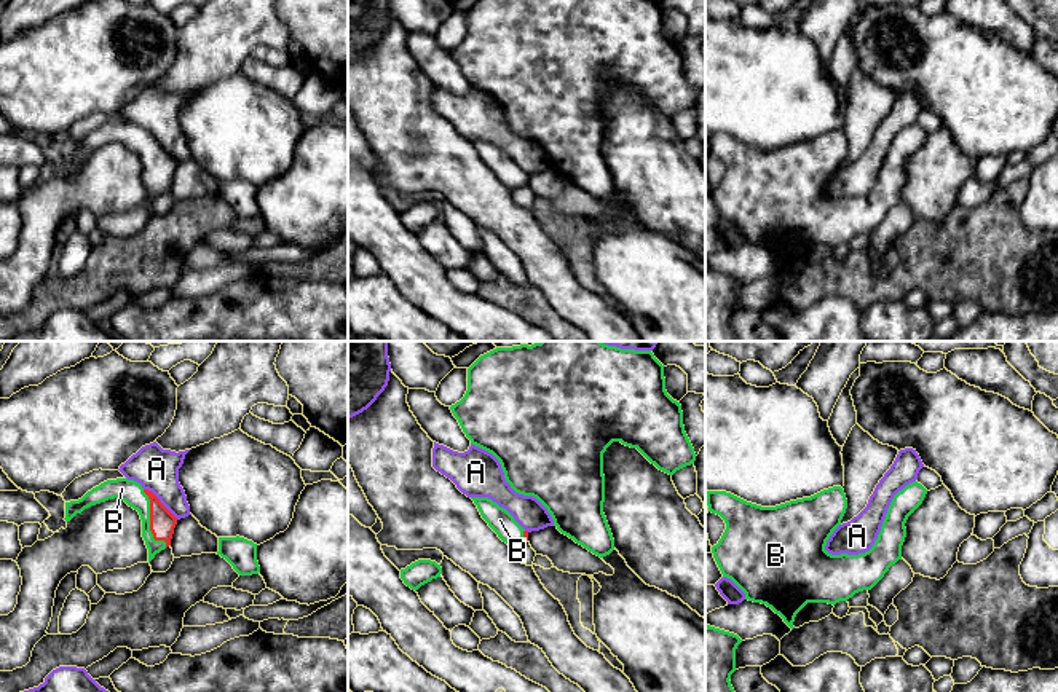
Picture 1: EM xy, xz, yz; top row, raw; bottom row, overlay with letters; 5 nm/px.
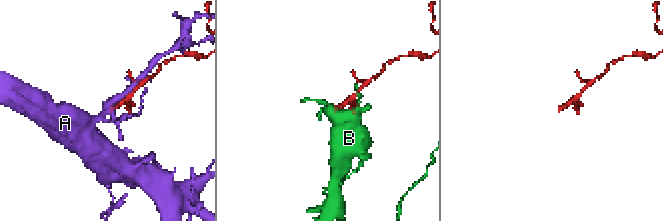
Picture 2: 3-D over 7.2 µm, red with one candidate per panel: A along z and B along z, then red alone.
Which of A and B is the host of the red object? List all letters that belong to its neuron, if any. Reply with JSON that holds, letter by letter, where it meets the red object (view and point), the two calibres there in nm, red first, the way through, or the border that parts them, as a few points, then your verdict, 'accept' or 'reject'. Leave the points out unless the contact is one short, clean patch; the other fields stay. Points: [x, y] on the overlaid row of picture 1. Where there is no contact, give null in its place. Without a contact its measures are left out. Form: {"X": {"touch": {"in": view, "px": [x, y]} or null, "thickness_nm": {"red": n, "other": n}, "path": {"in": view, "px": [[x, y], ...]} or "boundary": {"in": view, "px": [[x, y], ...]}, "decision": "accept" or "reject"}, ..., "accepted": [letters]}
{"A": {"touch": {"in": "xy", "px": [160, 503]}, "thickness_nm": {"red": 130, "other": 220}, "decision": "reject"}, "B": {"touch": {"in": "xy", "px": [150, 522]}, "thickness_nm": {"red": 130, "other": 120}, "path": {"in": "xy", "px": [[161, 522], [150, 522], [150, 512], [130, 491]]}, "decision": "accept"}, "accepted": ["B"]}

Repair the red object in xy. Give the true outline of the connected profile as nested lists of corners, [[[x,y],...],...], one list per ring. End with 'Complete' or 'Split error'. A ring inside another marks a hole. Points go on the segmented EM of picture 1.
[[[128,478],[107,480],[88,491],[81,499],[65,502],[65,521],[70,521],[85,509],[105,502],[109,499],[121,499],[139,512],[142,520],[142,537],[148,548],[148,563],[156,553],[171,545],[177,518],[160,502],[160,499],[140,483]]]. Split error

